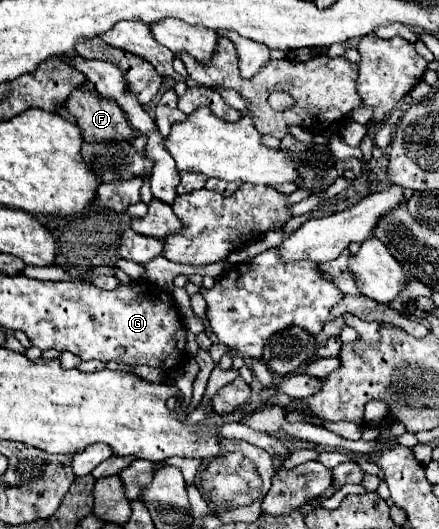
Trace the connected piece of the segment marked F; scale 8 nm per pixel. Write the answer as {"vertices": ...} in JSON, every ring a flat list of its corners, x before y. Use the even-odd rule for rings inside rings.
{"vertices":[[82,86,72,90,64,108,76,118,82,138,92,140,134,140,134,130,128,124,122,108,98,92,88,92]]}

